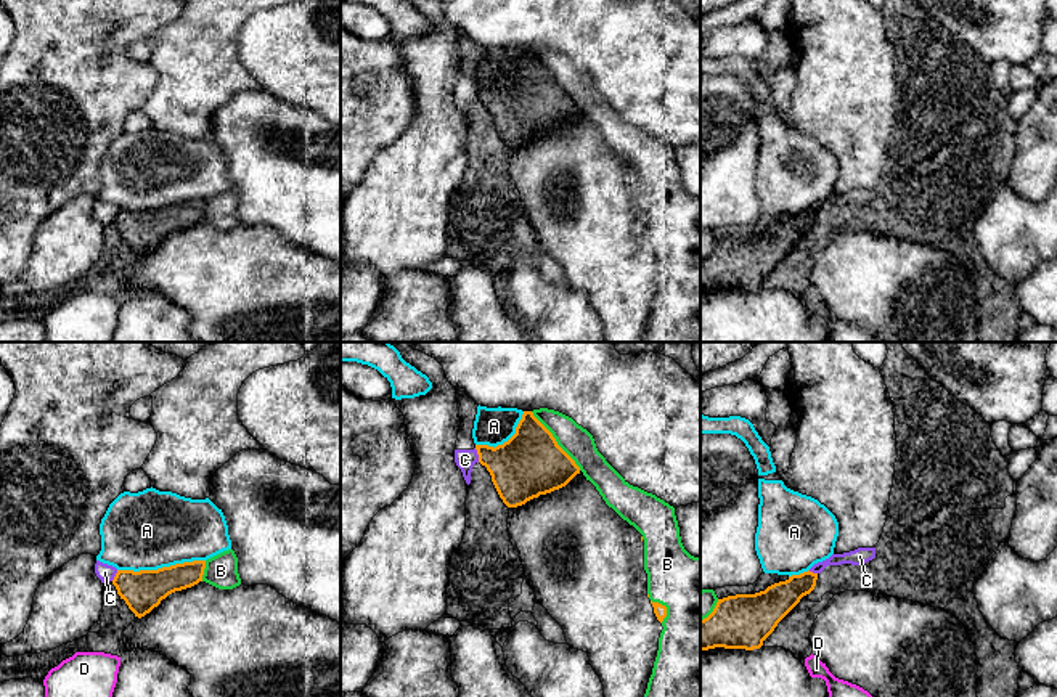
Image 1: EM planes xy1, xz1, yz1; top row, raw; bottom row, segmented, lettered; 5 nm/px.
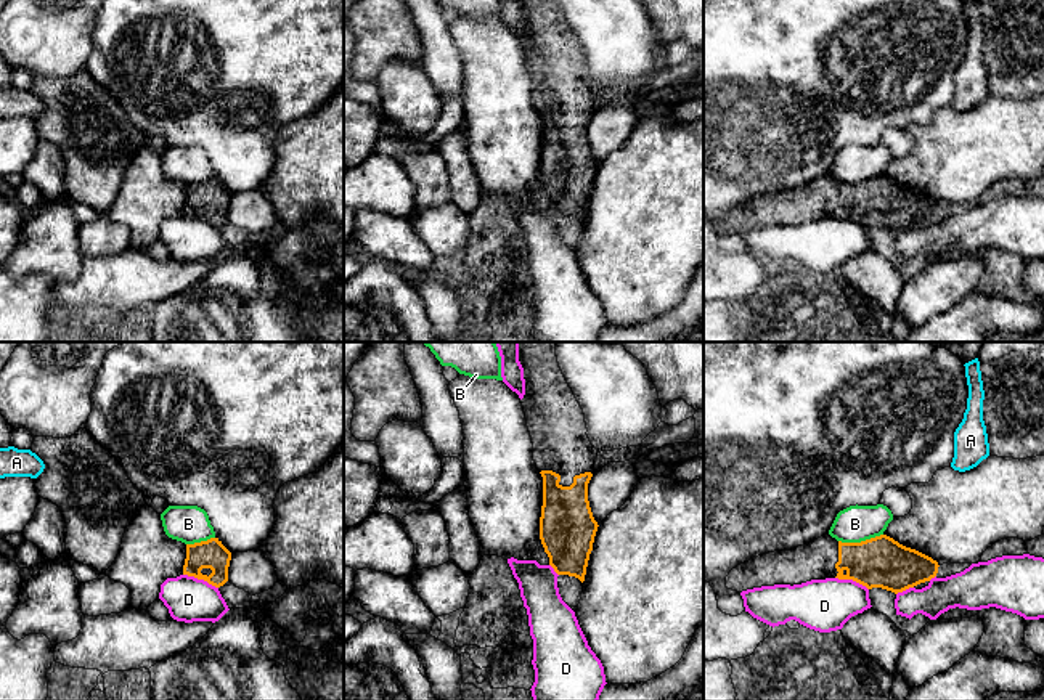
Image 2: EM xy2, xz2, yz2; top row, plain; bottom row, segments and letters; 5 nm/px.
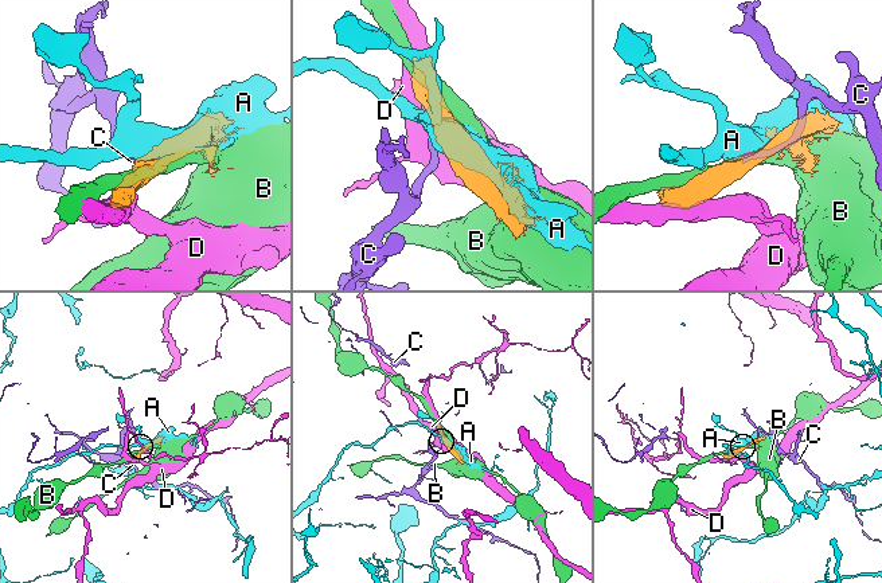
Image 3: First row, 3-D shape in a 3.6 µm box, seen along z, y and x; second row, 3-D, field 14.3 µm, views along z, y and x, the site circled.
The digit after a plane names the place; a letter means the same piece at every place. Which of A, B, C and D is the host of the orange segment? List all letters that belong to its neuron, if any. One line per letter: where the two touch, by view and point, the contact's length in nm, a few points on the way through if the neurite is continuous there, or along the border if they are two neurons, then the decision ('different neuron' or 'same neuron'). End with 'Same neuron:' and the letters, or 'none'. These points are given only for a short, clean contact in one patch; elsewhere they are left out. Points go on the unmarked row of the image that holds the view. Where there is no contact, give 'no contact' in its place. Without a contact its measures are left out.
A: contact xy1 (163, 207); length 440 nm; different neuron
B: contact xz1 (555, 81); length 380 nm; different neuron
C: contact xz1 (477, 93); length 80 nm; border xz1 (474, 89), (479, 101); different neuron
D: contact xy2 (201, 219); length 190 nm; different neuron
Same neuron: none

